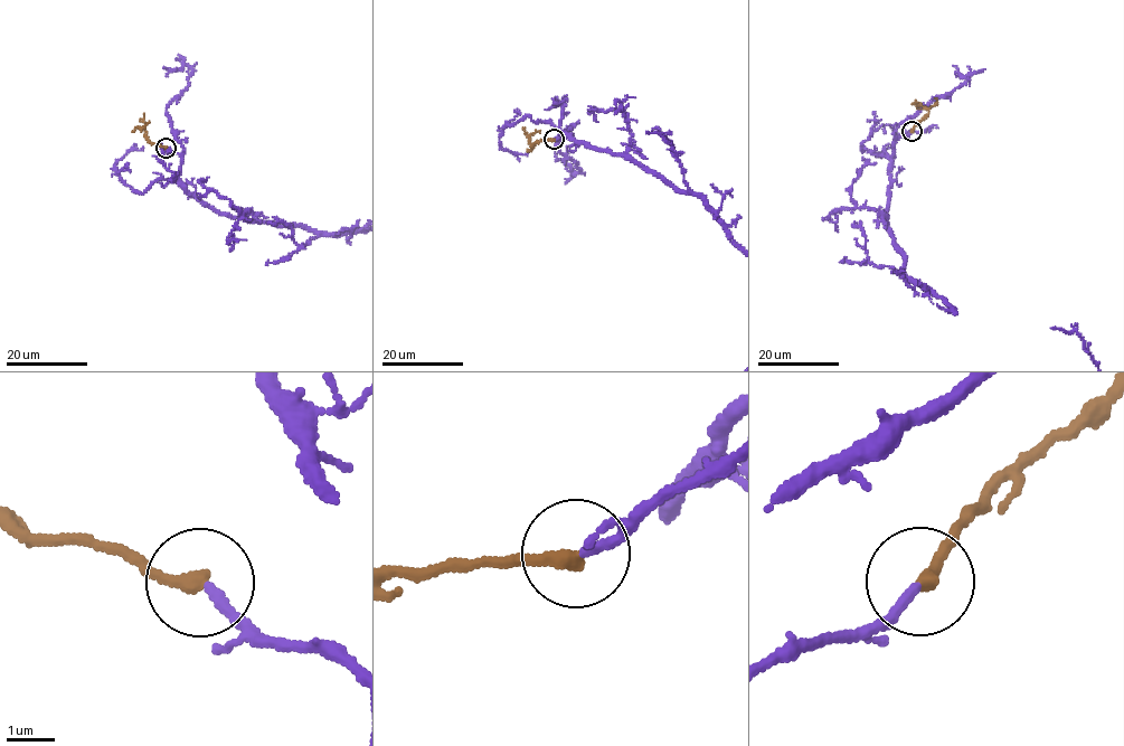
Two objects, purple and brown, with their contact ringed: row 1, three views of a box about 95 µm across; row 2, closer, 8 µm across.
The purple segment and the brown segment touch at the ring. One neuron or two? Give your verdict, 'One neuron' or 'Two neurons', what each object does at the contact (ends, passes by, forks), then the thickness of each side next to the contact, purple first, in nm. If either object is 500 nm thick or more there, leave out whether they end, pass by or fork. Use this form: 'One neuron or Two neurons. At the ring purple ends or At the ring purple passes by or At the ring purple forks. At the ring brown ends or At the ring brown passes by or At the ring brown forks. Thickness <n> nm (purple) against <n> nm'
One neuron. At the ring purple ends. At the ring brown ends. Thickness 200 nm (purple) against 320 nm

